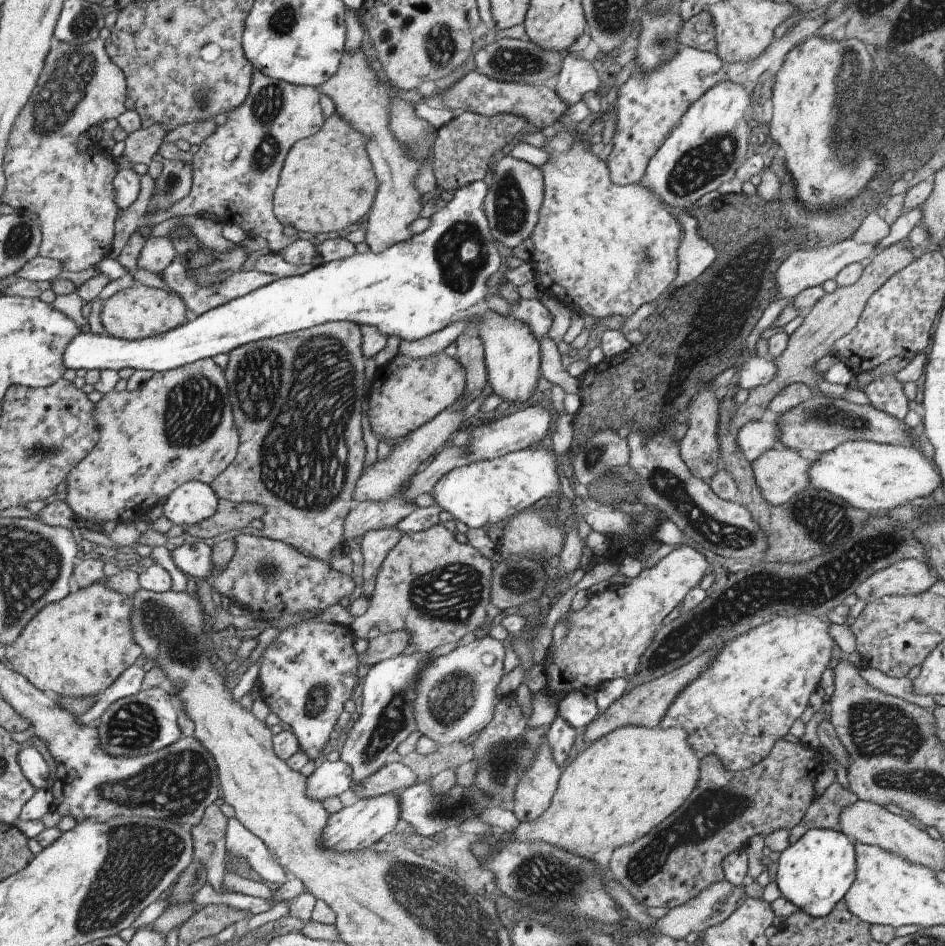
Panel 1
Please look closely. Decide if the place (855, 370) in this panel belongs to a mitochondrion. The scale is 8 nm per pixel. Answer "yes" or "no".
no

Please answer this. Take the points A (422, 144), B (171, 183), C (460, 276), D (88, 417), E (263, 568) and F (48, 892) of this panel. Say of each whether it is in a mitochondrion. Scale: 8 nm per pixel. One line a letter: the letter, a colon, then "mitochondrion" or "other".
A: other
B: mitochondrion
C: mitochondrion
D: other
E: mitochondrion
F: other

